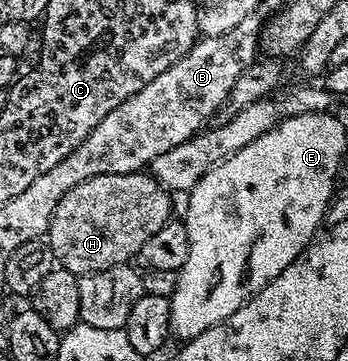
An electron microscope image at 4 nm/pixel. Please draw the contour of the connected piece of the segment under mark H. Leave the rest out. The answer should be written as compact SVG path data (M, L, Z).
M140 170L129 174L101 174L73 186L57 206L47 227L46 241L50 244L58 267L74 272L76 276L86 276L89 272L109 270L118 264L126 264L138 257L141 246L151 235L157 234L161 226L172 219L172 193L155 181L154 176Z

